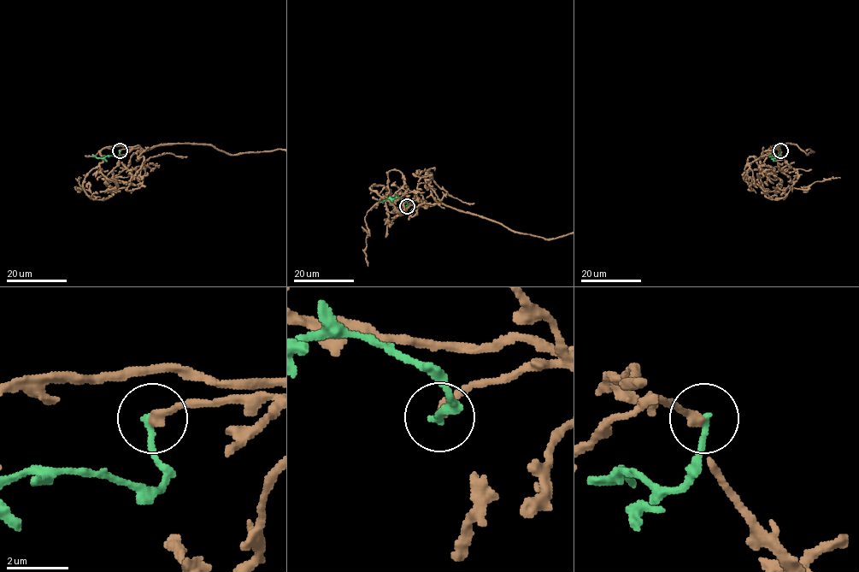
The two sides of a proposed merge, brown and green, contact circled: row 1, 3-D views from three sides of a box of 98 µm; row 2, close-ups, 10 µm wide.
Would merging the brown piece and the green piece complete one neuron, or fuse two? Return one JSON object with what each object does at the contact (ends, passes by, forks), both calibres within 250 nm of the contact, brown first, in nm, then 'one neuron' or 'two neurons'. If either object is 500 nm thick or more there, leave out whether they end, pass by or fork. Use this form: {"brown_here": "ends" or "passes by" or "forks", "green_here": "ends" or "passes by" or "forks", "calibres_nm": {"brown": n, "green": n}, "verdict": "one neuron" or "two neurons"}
{"brown_here": "ends", "green_here": "ends", "calibres_nm": {"brown": 320, "green": 240}, "verdict": "two neurons"}

